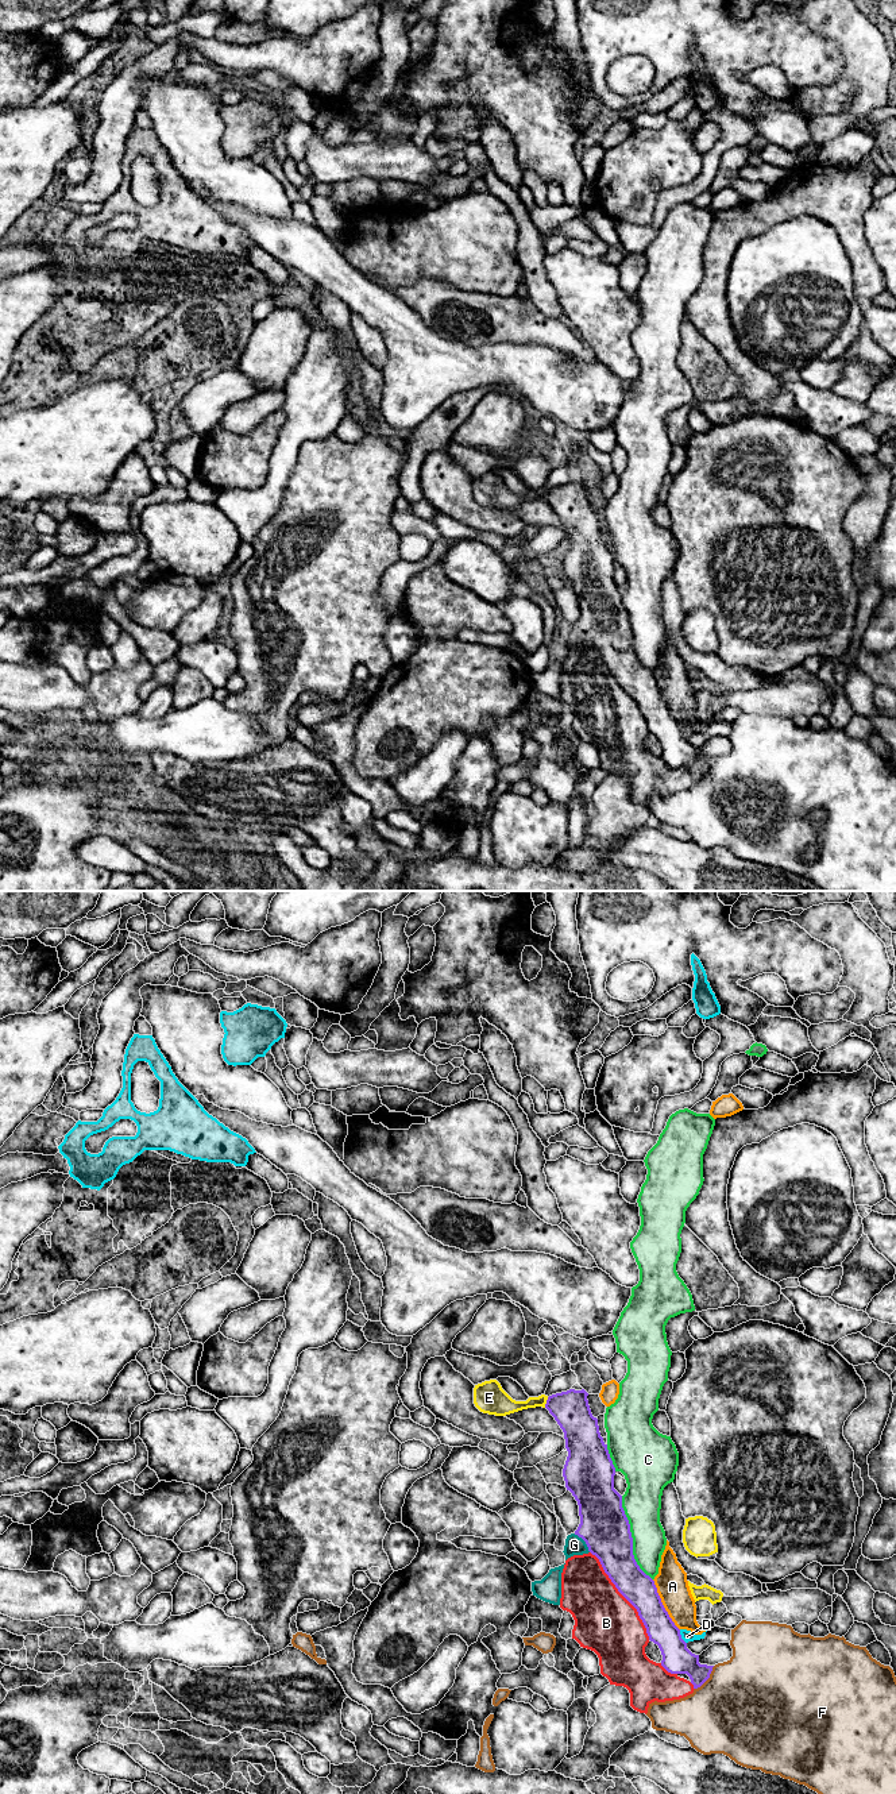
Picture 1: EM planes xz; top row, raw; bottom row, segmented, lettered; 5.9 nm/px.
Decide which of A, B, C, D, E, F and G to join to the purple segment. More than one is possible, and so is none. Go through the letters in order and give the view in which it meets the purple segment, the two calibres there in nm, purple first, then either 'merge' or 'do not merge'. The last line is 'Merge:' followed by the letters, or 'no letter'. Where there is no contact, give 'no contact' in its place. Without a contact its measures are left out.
A: xz | 190/190 nm | do not merge
B: xz | 200/380 nm | do not merge
C: xz | 280/220 nm | do not merge
D: xz | 180/70 nm | do not merge
E: xz | 220/110 nm | do not merge
F: xz | 180/500 nm | do not merge
G: xz | 280/110 nm | merge
Merge: G

